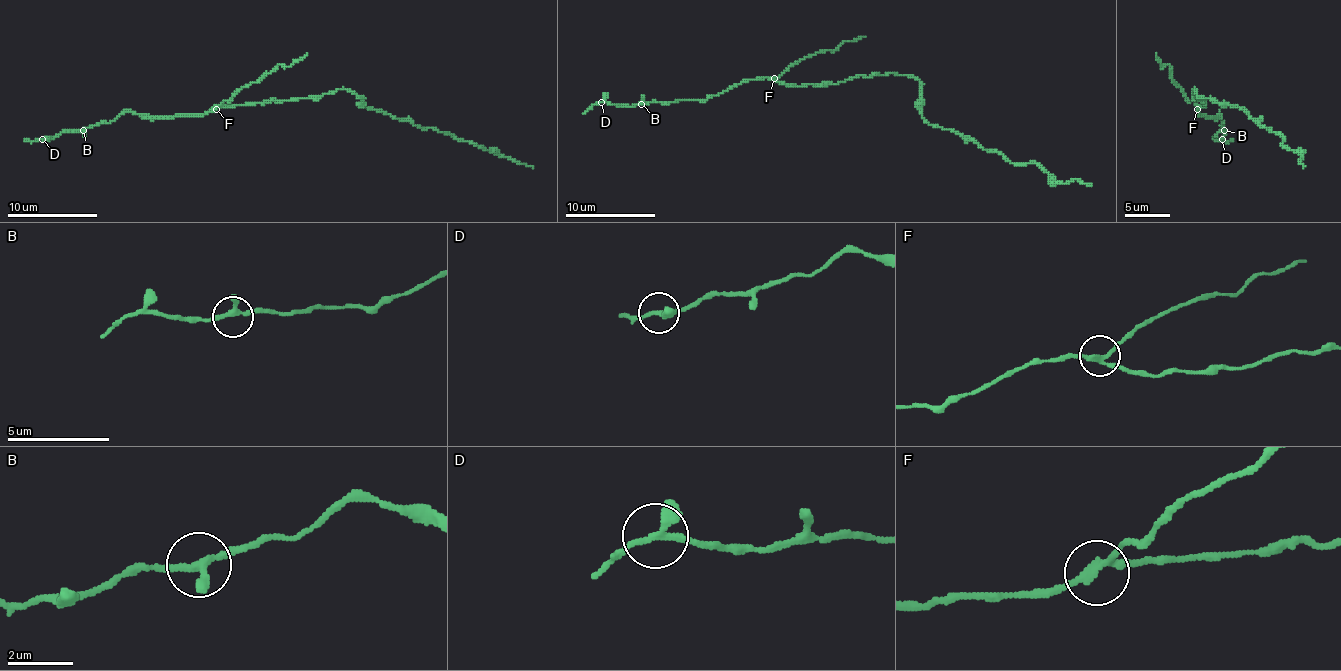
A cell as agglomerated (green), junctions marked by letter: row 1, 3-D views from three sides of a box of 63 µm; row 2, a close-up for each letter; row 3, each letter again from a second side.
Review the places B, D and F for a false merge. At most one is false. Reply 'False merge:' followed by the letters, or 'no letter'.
False merge: F

